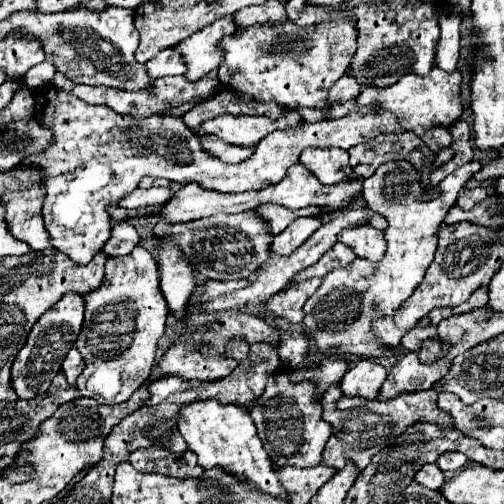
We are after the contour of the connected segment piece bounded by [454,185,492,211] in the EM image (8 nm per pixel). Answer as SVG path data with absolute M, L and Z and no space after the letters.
M480 185L480 187L472 189L472 191L460 191L454 207L462 209L462 211L470 211L476 203L484 201L484 197L488 197L488 195L492 195L492 191L488 191L488 187L484 187L484 185Z

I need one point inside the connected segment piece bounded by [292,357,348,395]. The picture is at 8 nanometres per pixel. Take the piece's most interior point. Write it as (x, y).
(332, 369)

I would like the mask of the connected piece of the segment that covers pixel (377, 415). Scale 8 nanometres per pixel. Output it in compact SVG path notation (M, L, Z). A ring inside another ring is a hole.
M336 385L336 387L330 387L328 395L324 395L324 399L322 399L324 413L338 415L338 417L330 419L336 429L332 431L332 437L326 443L326 449L322 451L322 463L326 467L340 469L340 467L344 467L344 463L348 463L348 459L352 459L352 463L356 463L358 471L364 471L370 465L372 457L380 449L384 449L386 445L394 443L396 437L400 433L404 433L404 429L408 425L412 425L412 423L416 423L420 419L438 423L442 427L452 427L450 417L444 411L440 411L438 405L436 405L438 393L434 389L428 389L428 391L410 391L410 393L394 397L394 399L386 399L386 401L374 399L374 401L368 401L366 405L362 405L358 409L346 409L346 411L340 411L336 407L336 403L338 403L340 397L342 397L342 391L340 391L340 385ZM344 413L348 413L348 419L346 419ZM342 415L344 415L344 419L342 419Z

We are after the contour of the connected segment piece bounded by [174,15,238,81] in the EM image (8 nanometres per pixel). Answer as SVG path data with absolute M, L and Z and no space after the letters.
M226 15L216 19L208 27L196 31L188 39L180 41L180 45L176 45L174 51L182 53L186 65L184 77L188 81L196 81L208 75L210 71L218 69L220 63L224 61L224 49L220 47L220 39L224 35L236 33L236 29L238 27L234 25L232 15Z

